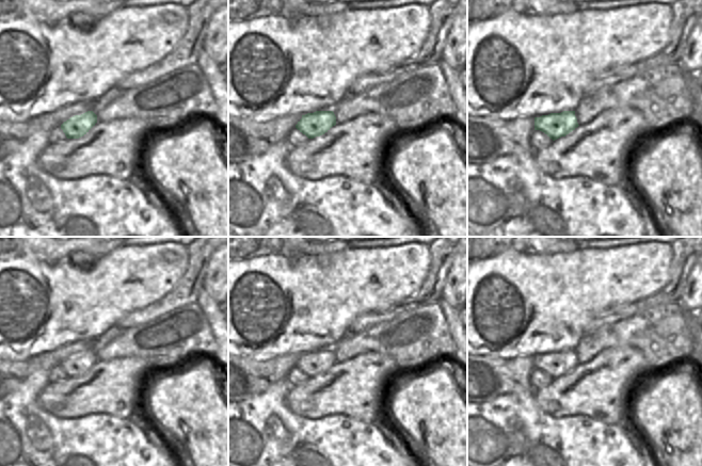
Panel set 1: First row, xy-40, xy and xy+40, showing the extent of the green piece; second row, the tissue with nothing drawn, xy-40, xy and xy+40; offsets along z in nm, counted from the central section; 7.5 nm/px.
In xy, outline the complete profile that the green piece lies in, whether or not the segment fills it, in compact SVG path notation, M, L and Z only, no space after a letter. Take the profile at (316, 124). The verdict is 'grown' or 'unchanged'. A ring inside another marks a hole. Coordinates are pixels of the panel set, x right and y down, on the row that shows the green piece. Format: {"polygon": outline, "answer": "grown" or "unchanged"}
{"polygon": "M316 111L302 115L296 128L308 139L320 136L336 125L336 116L333 111Z", "answer": "unchanged"}

